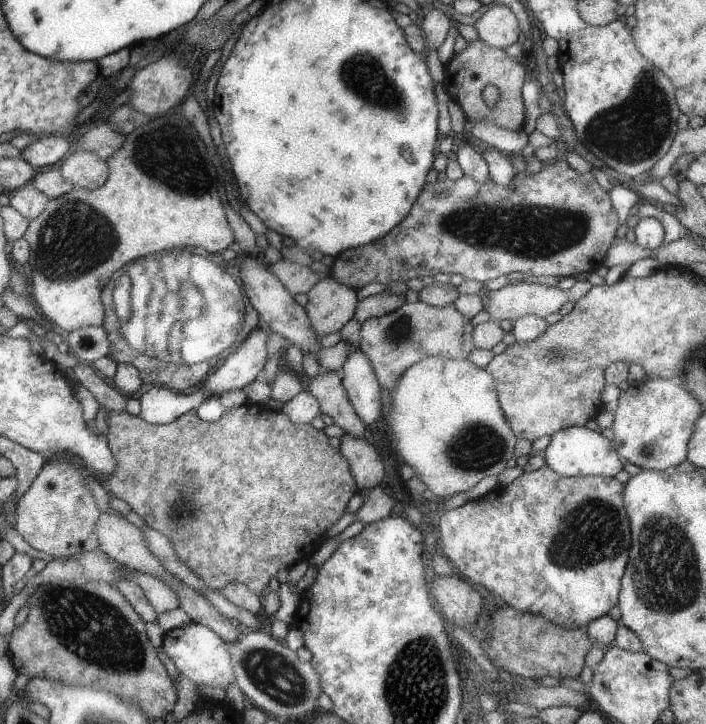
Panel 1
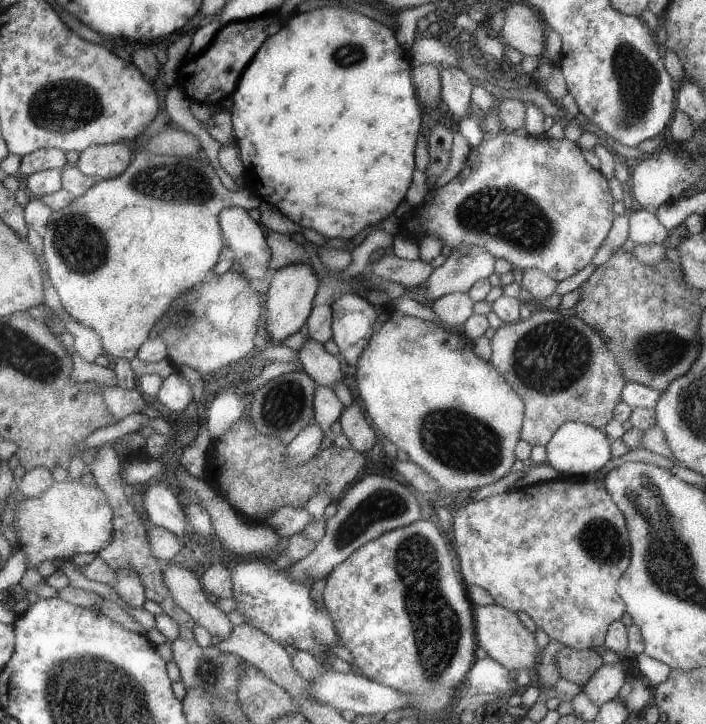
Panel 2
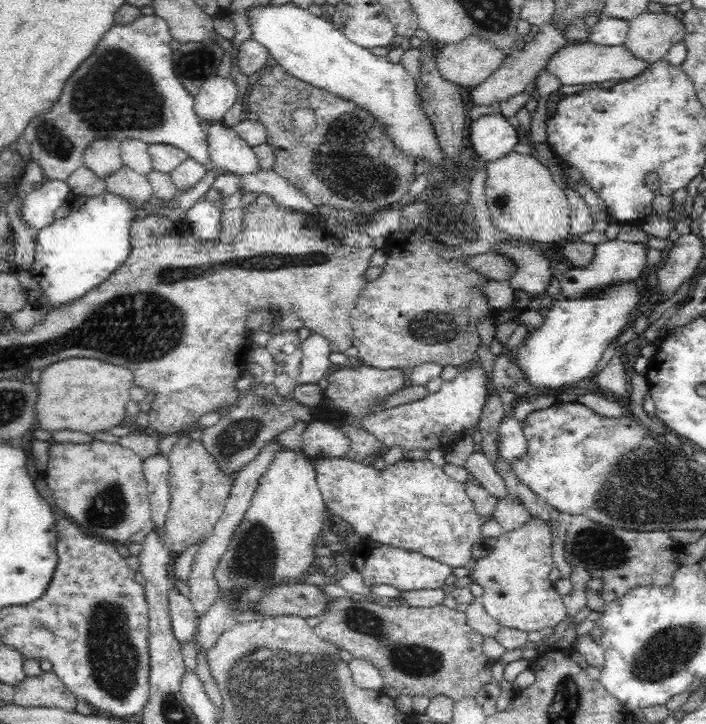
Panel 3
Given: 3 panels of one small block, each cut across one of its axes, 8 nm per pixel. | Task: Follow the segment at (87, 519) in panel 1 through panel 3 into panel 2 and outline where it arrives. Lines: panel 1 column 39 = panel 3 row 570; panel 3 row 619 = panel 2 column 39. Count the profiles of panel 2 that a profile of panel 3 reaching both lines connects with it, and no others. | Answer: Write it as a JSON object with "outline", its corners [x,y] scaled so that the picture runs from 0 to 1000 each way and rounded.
{"outline":[[[99,657],[95,662],[79,664],[51,688],[33,686],[25,699],[21,724],[28,729],[42,785],[54,785],[65,773],[96,775],[113,765],[139,765],[161,743],[161,706],[150,681],[140,671],[105,666]]]}

